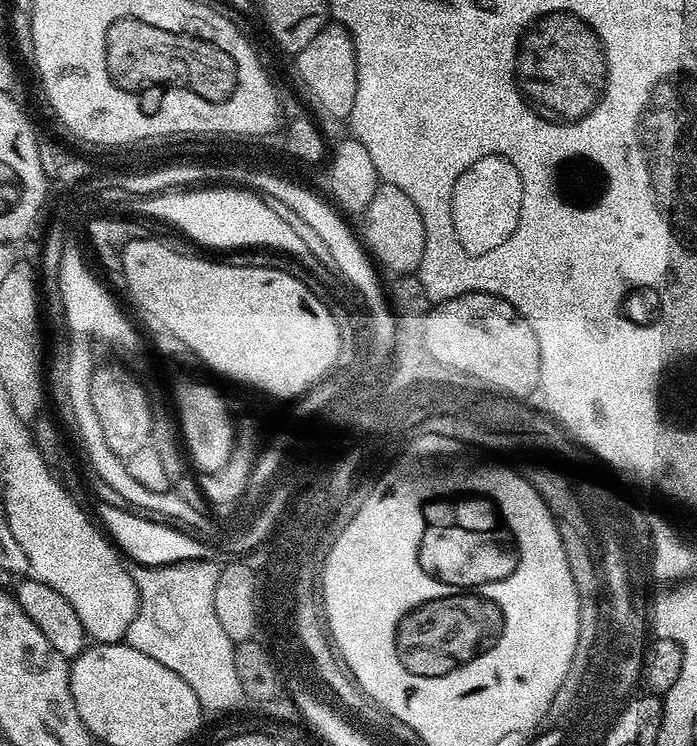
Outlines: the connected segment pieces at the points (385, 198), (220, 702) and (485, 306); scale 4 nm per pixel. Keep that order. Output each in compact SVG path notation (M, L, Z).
M381 183L374 198L370 198L370 206L366 206L366 210L362 213L362 220L364 220L363 243L366 245L371 259L379 267L381 264L382 267L389 268L392 274L412 274L419 269L422 254L426 250L426 226L422 222L422 214L418 214L418 206L414 206L414 202L410 202L410 197L402 194L402 190L398 190L398 186Z
M215 559L183 560L181 564L161 564L145 566L138 563L131 565L130 571L136 589L140 595L140 605L134 614L134 622L130 622L126 642L134 650L142 650L154 662L162 662L166 670L174 670L190 690L198 698L201 709L208 712L236 712L237 700L240 700L240 684L233 667L235 647L225 640L222 622L218 622L218 614L214 614L214 590L218 586L218 574L221 570Z
M467 292L458 298L437 302L426 322L425 339L437 359L473 372L479 383L500 384L519 393L529 392L536 384L540 351L534 326L526 322L519 308L510 306L501 296Z

